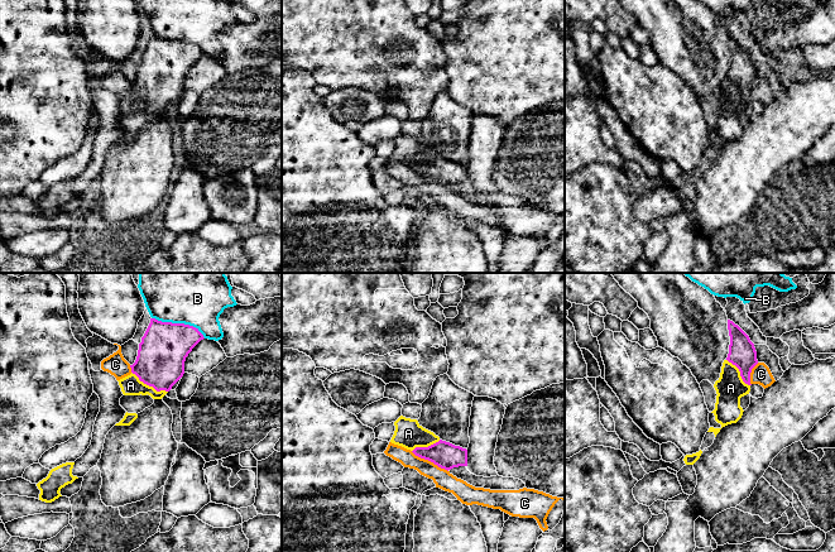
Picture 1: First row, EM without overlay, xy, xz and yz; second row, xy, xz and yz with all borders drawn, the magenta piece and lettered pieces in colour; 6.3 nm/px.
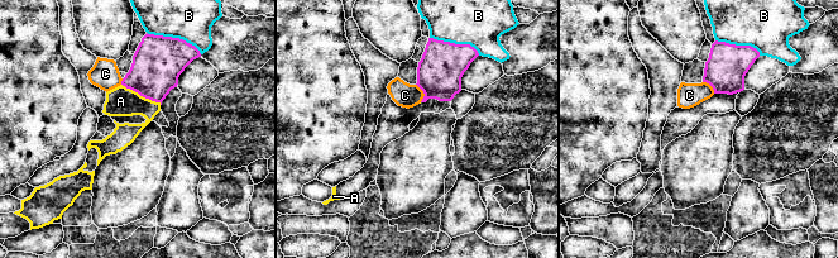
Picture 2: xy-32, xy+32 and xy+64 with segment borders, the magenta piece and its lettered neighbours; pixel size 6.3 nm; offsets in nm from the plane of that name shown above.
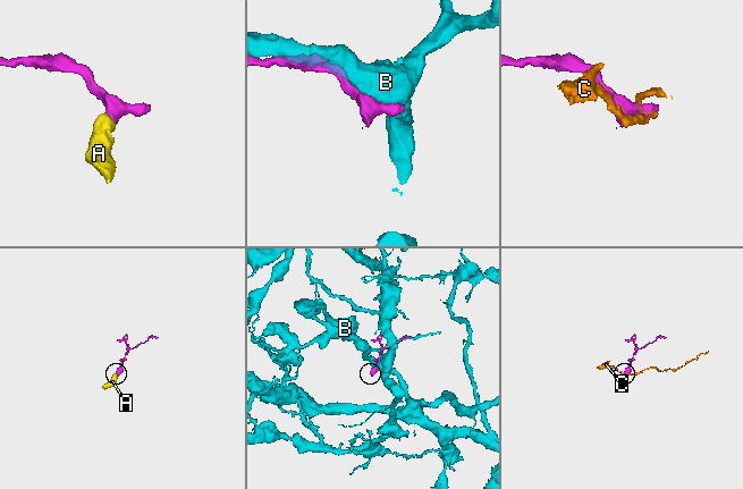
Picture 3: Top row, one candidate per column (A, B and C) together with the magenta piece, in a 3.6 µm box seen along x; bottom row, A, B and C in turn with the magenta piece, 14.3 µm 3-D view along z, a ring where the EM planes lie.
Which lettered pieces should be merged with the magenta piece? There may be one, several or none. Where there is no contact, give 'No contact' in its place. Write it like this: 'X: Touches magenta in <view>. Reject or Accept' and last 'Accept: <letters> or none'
A: Touches magenta in xy. Accept
B: Touches magenta in xy. Reject
C: Touches magenta in xz. Reject
Accept: A

